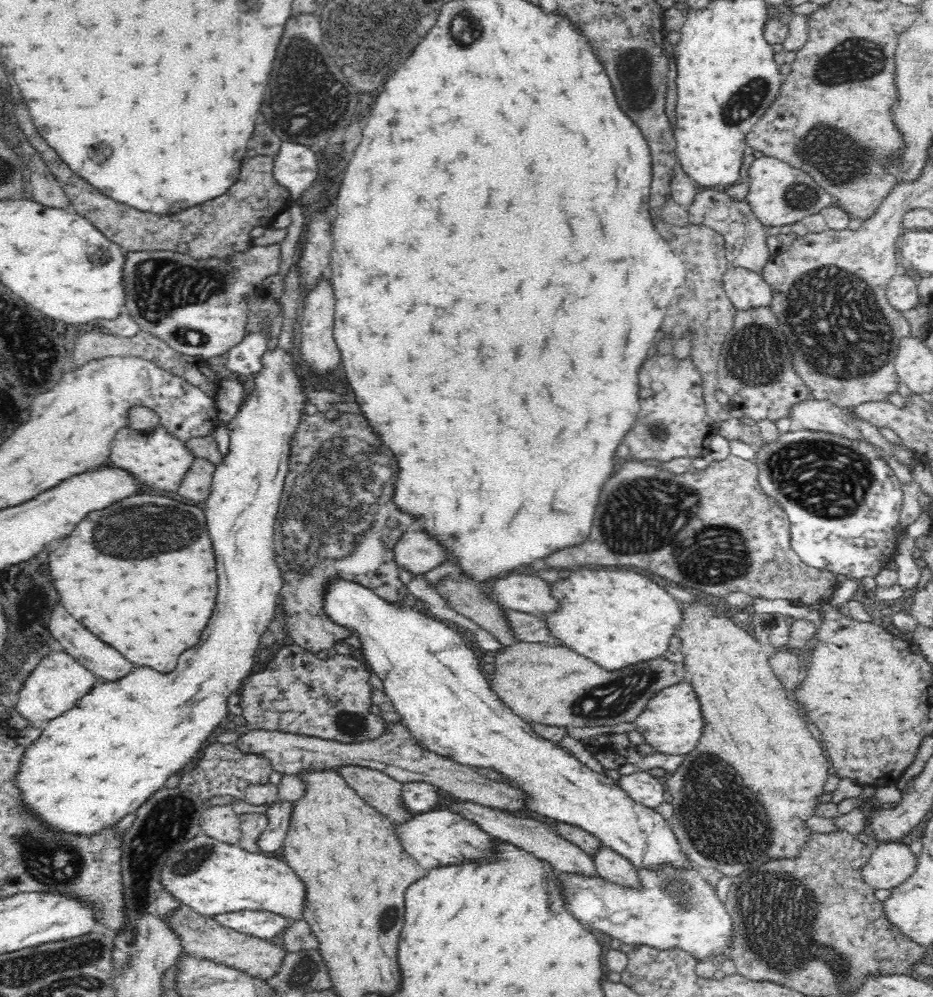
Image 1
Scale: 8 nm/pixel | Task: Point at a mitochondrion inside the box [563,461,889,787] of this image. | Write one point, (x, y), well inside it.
(637, 514)

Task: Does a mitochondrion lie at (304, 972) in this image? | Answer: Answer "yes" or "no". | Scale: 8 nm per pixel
yes

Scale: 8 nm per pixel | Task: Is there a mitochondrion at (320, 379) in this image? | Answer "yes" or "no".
no

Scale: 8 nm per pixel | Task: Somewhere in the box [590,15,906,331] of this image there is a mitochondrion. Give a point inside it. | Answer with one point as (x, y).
(820, 139)

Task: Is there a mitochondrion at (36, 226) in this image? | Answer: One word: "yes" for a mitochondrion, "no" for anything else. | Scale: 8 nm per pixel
no

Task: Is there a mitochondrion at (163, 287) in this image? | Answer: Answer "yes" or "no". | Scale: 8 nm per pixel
yes

